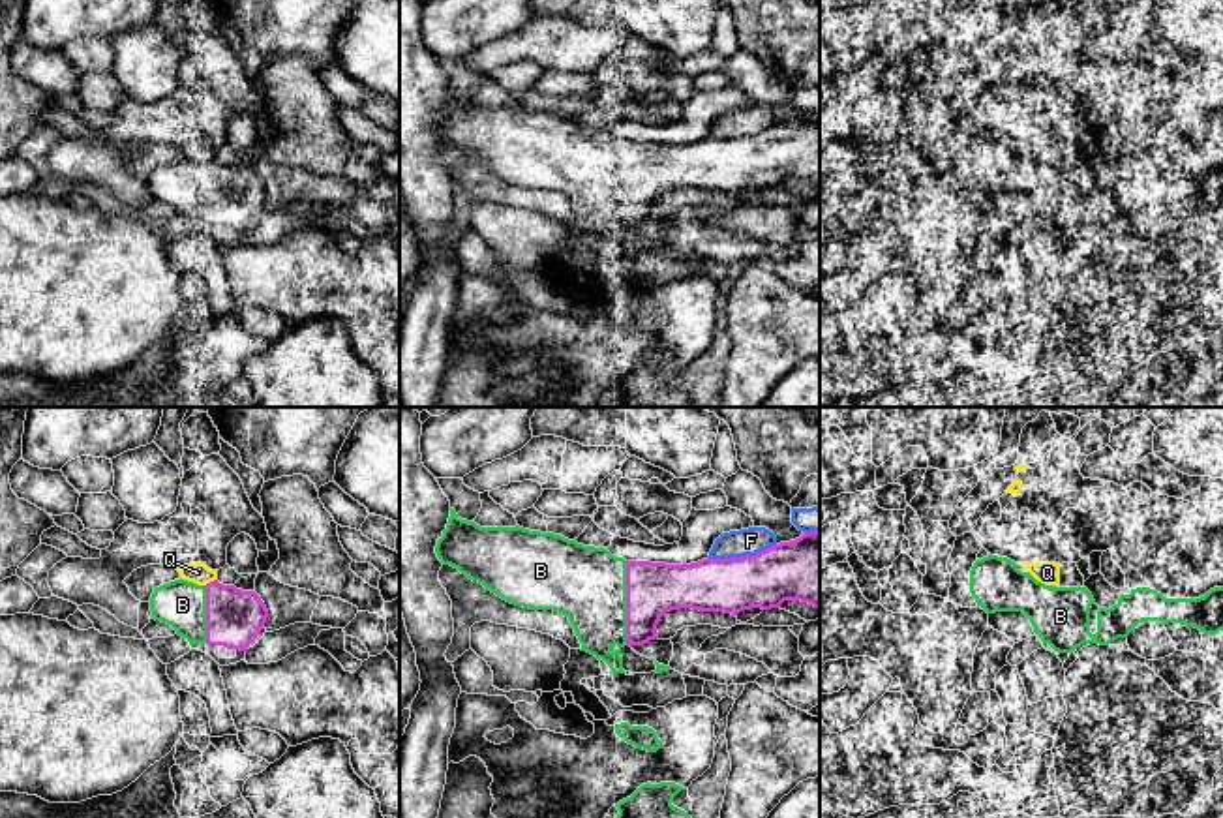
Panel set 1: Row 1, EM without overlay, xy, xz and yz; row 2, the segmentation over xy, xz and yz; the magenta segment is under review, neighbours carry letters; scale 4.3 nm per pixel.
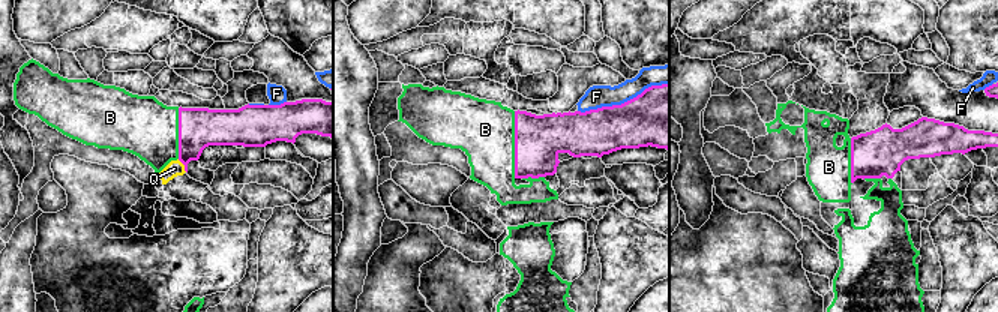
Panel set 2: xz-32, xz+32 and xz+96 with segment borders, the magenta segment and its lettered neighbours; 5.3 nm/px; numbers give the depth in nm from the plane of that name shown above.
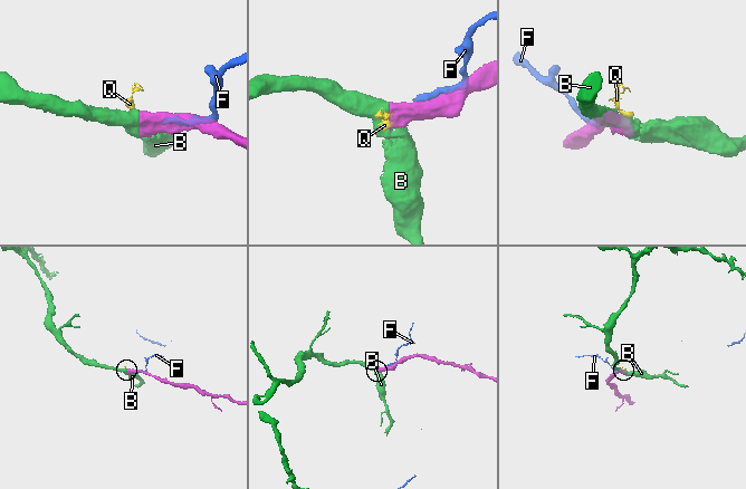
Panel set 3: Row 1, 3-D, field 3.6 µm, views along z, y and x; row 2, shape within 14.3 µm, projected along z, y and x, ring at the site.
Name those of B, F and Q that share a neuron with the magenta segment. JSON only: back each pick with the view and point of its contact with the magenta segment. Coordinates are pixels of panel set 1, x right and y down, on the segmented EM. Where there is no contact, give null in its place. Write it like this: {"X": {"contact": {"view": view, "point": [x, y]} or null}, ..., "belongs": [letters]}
{"B": {"contact": {"view": "xz", "point": [627, 603]}}, "belongs": ["B"]}

